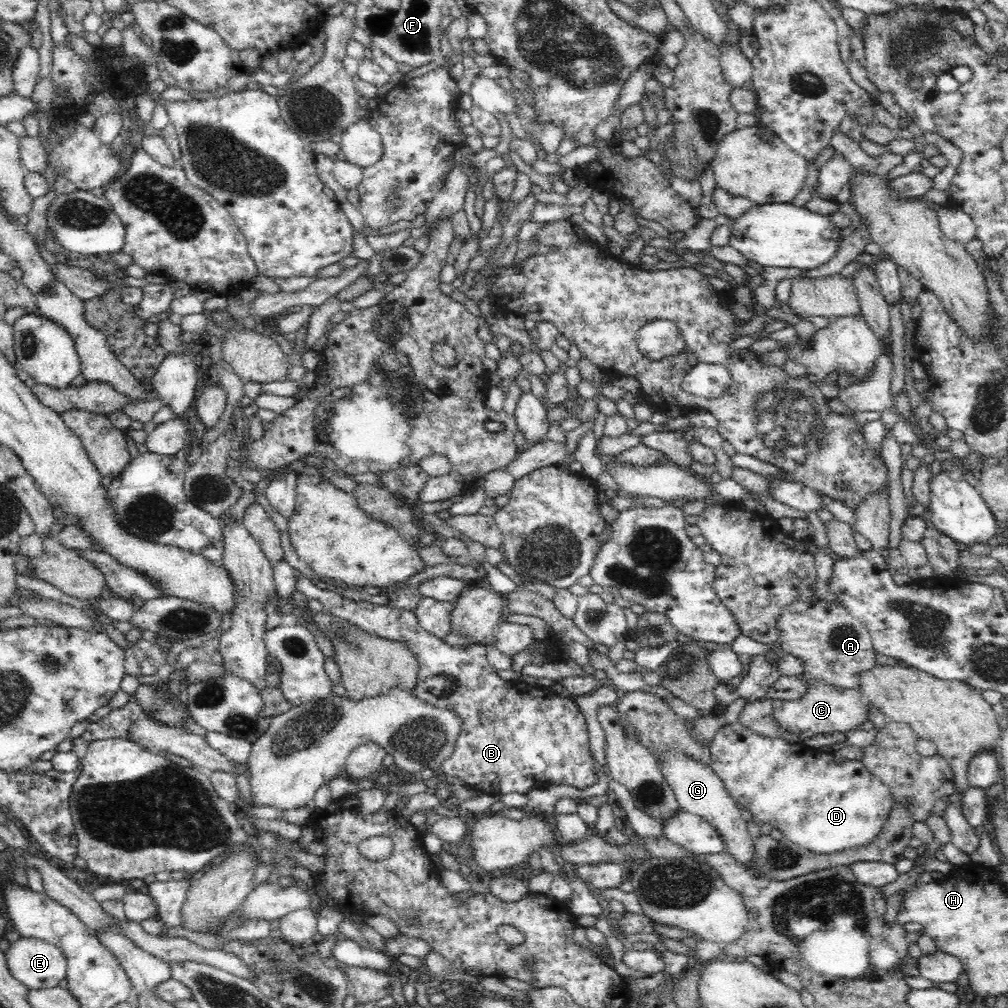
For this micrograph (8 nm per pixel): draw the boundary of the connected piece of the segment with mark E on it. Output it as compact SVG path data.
M20 936L9 944L5 959L12 976L29 989L49 989L67 978L64 953L37 938Z

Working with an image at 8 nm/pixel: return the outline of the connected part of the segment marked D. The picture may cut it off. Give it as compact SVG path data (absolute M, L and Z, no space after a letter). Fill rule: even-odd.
M735 721L720 727L713 737L710 752L711 763L709 765L722 779L726 790L728 790L730 796L732 796L740 808L750 810L754 820L759 824L768 822L772 826L772 829L781 831L786 841L790 841L800 846L800 848L816 854L832 854L832 852L840 852L840 850L854 850L854 848L860 848L860 846L868 846L868 844L877 840L877 837L883 832L884 824L886 820L888 820L894 805L894 795L892 795L892 791L890 791L890 786L884 783L878 775L874 775L872 771L868 771L862 761L845 760L840 756L839 752L823 751L821 748L808 747L803 743L790 744L783 738L766 738L750 730L750 728L744 726L740 721Z

